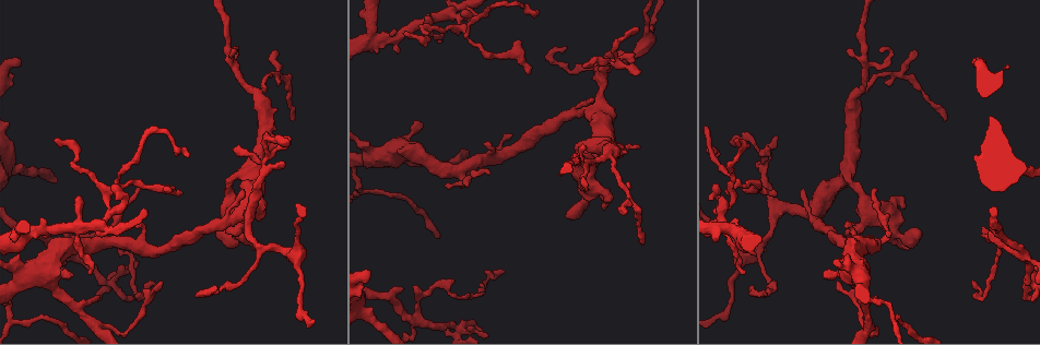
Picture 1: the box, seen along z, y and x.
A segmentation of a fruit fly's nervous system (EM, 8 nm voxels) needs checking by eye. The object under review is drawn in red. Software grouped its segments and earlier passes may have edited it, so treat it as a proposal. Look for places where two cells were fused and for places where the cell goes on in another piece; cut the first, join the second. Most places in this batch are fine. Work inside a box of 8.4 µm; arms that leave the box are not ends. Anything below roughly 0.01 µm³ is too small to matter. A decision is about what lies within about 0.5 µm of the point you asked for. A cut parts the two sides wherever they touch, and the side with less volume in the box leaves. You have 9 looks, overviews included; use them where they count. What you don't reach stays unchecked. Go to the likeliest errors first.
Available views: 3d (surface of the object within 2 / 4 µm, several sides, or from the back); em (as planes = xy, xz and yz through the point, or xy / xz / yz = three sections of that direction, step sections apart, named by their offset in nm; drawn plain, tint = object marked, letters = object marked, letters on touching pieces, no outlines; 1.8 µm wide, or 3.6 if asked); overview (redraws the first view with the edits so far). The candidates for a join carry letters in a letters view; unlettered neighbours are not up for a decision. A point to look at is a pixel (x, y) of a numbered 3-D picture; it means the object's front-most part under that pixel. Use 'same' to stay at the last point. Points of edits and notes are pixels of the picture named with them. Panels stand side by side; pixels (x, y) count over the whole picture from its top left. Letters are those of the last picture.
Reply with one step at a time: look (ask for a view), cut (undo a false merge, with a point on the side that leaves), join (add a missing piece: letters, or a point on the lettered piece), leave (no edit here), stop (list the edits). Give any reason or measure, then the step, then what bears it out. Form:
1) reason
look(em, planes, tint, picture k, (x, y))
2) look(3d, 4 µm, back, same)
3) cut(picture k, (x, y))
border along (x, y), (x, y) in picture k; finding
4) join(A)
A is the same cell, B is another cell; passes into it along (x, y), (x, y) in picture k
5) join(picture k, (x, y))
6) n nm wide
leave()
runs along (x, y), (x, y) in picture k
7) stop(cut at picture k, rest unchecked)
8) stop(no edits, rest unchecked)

sharp bend
look(3d, 2 µm, picture 1, (105, 282))

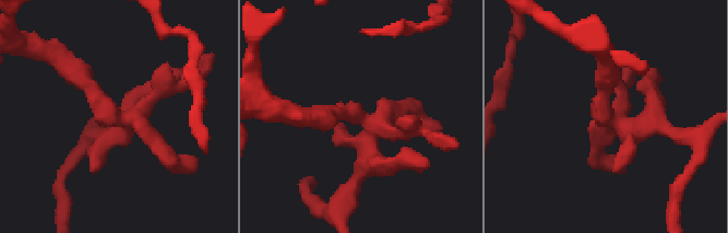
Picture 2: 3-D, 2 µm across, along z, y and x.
need the tissue
look(em, planes, tint, picture 2, (361, 116))

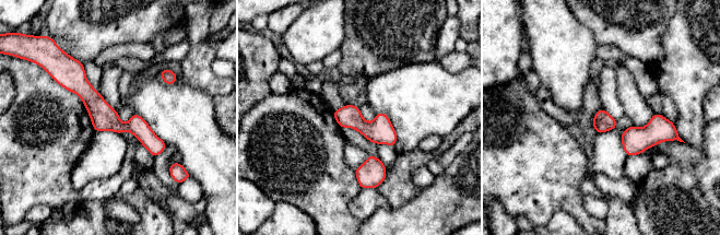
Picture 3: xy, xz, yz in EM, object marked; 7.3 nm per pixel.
what lies round it
look(em, planes, letters, same)

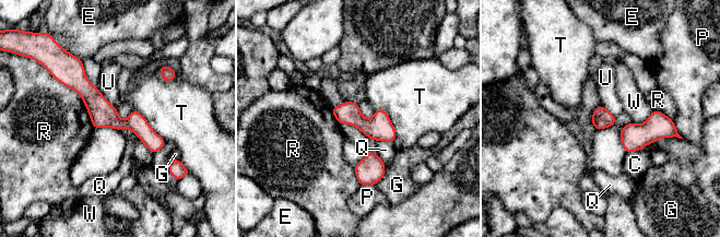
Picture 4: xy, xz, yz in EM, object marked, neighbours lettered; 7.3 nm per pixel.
R touches over 500 nm
leave()
C, E, G, P, Q, R, T, U and W are other cells; runs along (72, 67), (118, 123), (161, 143) in picture 4; continuous, no second cell

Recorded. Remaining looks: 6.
look(3d, 2 µm, picture 1, (262, 168))

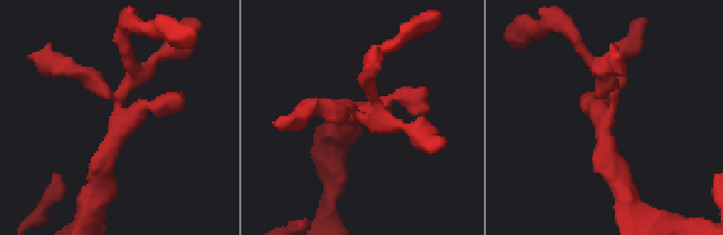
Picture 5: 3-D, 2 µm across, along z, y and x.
need the tissue
look(em, planes, letters, picture 5, (122, 107))

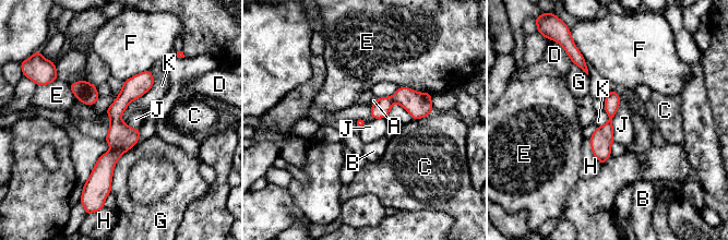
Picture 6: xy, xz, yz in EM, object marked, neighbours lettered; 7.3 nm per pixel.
130 nm wide; G touches over 400 nm
leave()
A, B, C, D, E, F, G, H, J and K are other cells; one cell here

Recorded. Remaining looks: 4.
branch stops here
look(3d, 4 µm, picture 1, (368, 273))

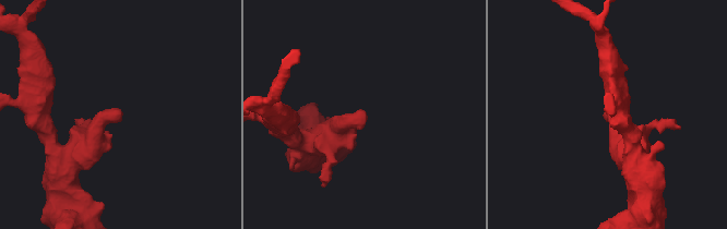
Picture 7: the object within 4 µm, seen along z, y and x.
look(em, 3.6 µm, planes, letters, picture 7, (365, 116))

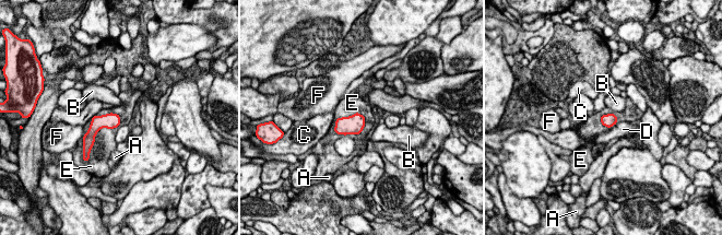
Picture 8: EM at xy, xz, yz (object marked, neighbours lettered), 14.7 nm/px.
190 nm wide
leave()
A, B, C, D, E and F are other cells; border along (118, 114), (91, 148) in picture 8; no lettered piece goes on from it

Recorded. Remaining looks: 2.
tapers out
look(em, planes, letters, picture 1, (180, 192))

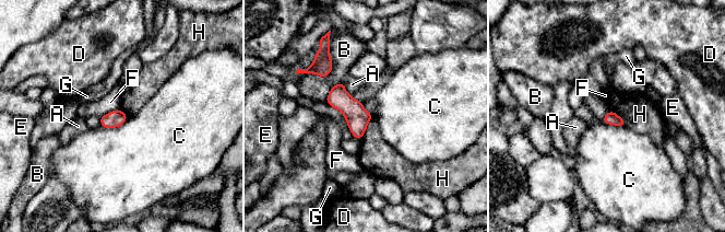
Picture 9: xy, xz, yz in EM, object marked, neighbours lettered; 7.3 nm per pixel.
leave()
A, B, C, D, E, F, G and H are other cells; border along (372, 117), (360, 139) in picture 9; none of them fits

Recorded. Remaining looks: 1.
stop(no edits, rest unchecked)

